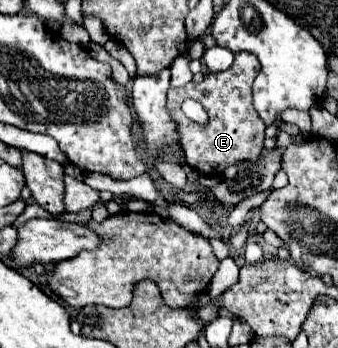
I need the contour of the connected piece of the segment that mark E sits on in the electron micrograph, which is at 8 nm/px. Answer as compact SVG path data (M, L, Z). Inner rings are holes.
M240 51L230 69L208 73L200 83L190 81L184 87L170 87L168 91L168 113L176 121L180 133L180 145L186 155L186 163L192 169L198 169L202 175L222 175L226 167L234 165L236 161L256 161L264 151L264 129L260 115L256 115L253 106L252 86L256 75L260 71L260 63L256 55ZM186 99L196 99L202 103L204 111L208 113L208 123L200 125L190 121L180 105Z

